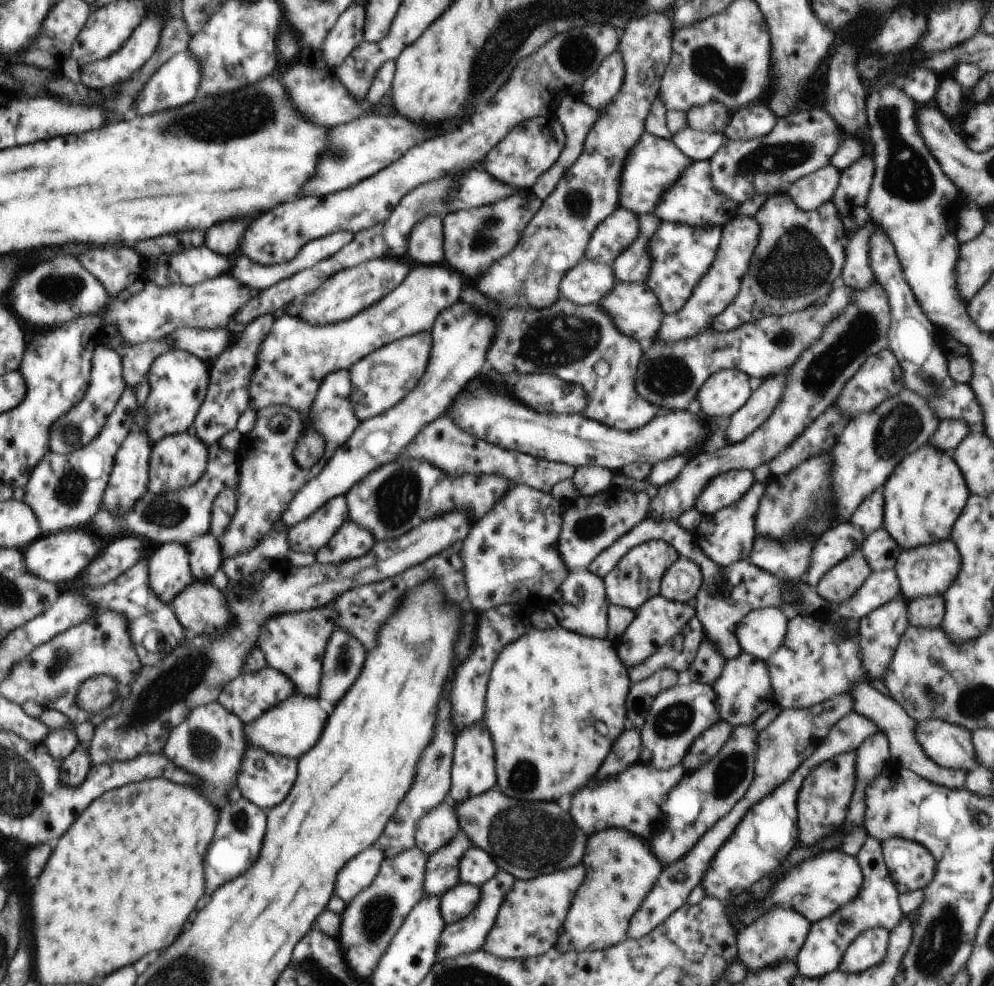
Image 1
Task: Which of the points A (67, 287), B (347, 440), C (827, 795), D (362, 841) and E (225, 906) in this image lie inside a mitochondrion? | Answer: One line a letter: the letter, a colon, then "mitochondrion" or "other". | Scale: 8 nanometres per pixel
A: mitochondrion
B: other
C: other
D: other
E: other

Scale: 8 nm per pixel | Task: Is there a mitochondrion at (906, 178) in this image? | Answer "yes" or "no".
yes

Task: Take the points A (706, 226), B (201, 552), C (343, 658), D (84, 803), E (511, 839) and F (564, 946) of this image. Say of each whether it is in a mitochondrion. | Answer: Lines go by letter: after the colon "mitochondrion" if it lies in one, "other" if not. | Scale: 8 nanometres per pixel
A: other
B: other
C: mitochondrion
D: other
E: mitochondrion
F: other

